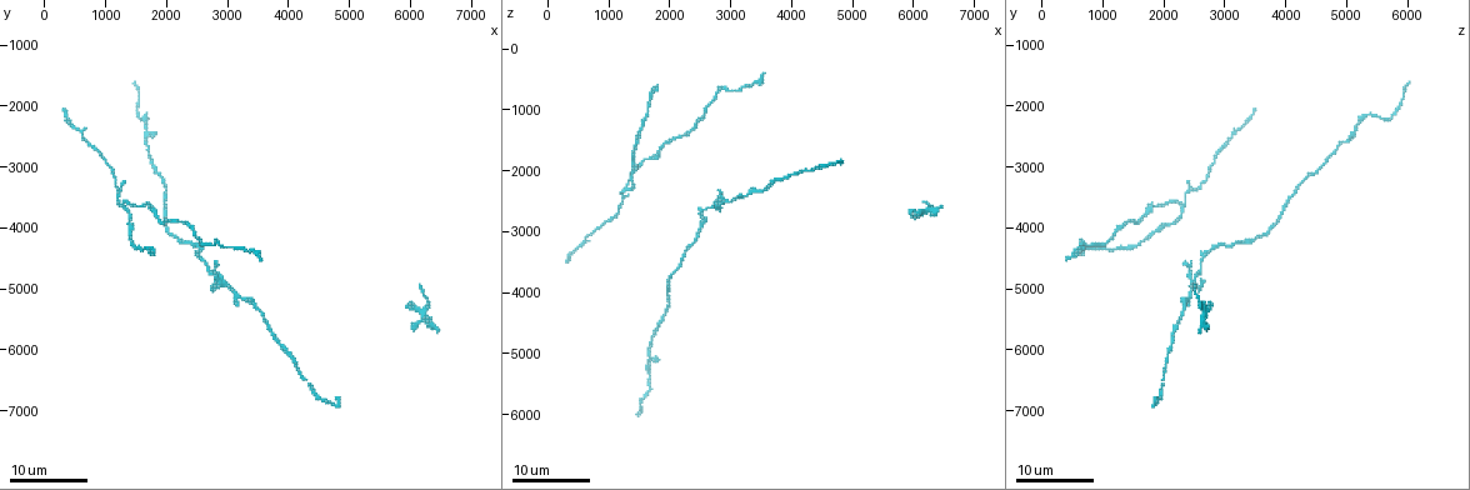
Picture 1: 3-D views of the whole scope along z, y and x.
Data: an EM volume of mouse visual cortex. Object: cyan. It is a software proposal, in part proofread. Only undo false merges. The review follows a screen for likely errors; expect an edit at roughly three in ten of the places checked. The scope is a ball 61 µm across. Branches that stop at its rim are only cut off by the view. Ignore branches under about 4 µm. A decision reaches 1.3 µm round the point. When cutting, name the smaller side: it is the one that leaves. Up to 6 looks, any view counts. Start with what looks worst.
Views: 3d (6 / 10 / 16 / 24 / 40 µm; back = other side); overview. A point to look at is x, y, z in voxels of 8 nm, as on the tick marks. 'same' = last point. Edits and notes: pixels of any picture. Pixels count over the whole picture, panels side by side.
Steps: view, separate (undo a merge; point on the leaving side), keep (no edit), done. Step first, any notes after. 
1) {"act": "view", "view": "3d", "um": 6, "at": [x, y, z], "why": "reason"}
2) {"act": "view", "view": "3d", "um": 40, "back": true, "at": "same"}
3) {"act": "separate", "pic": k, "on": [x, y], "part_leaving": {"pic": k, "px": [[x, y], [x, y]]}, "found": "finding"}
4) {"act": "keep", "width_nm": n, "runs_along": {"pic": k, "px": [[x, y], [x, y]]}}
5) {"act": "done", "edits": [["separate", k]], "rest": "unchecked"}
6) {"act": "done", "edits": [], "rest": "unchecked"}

{"act": "view", "view": "3d", "um": 24, "at": [1350, 3650, 2300], "why": "a fork"}

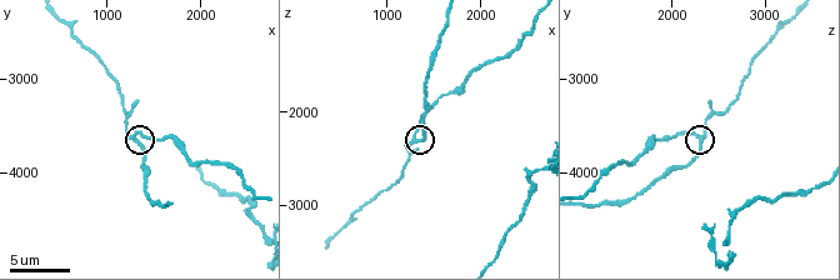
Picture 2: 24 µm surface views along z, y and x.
{"act": "view", "view": "3d", "um": 10, "at": [1300, 3650, 2300]}

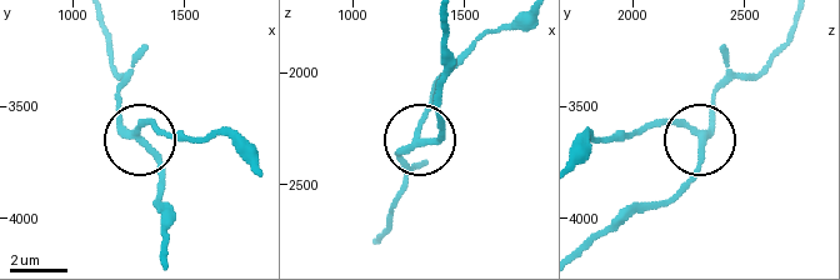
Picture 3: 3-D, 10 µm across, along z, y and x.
{"act": "separate", "pic": 3, "on": [150, 119], "arms": 3, "part_leaving": {"pic": 3, "px": [[130, 131], [154, 125], [195, 139], [216, 131], [253, 160]]}, "found": "two neurons meet here"}

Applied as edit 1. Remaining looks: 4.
{"act": "view", "view": "overview", "why": "see it whole again"}

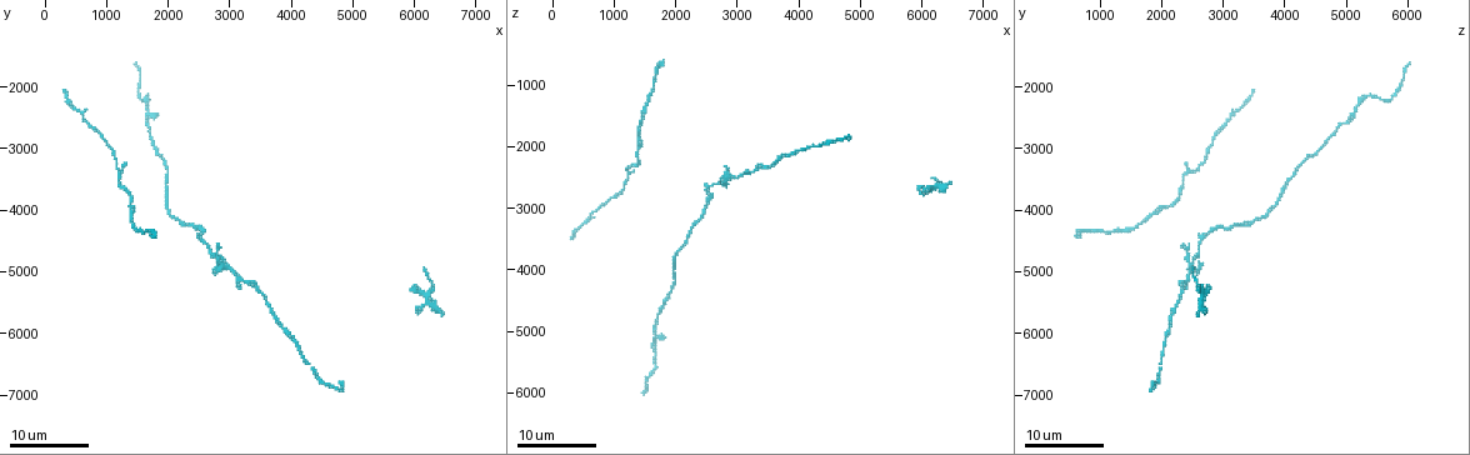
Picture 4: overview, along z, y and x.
{"act": "view", "view": "3d", "um": 24, "at": [2950, 4950, 2500], "why": "branch point"}

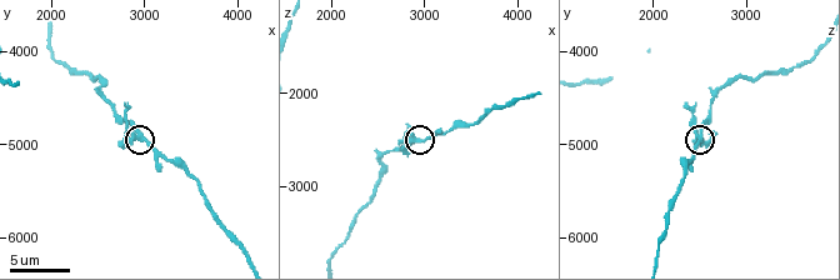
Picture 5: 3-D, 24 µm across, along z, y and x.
{"act": "view", "view": "3d", "um": 6, "at": [2950, 4950, 2500]}

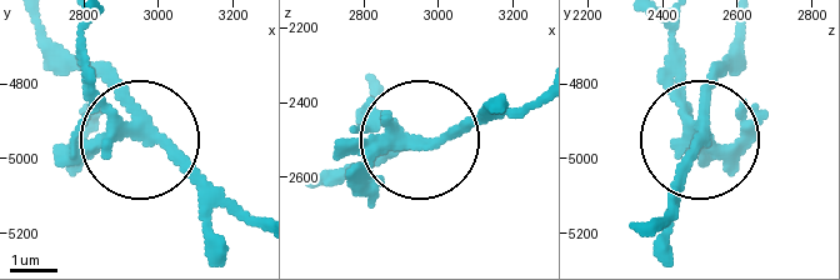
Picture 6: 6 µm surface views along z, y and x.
{"act": "separate", "pic": 6, "on": [85, 129], "arms": 3, "part_leaving": {"pic": 6, "px": [[126, 128], [90, 71], [81, 24]]}, "found": "a second neuron is stuck on"}

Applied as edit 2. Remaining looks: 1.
{"act": "done", "edits": [["separate", 3], ["separate", 6]], "rest": "unchecked"}

